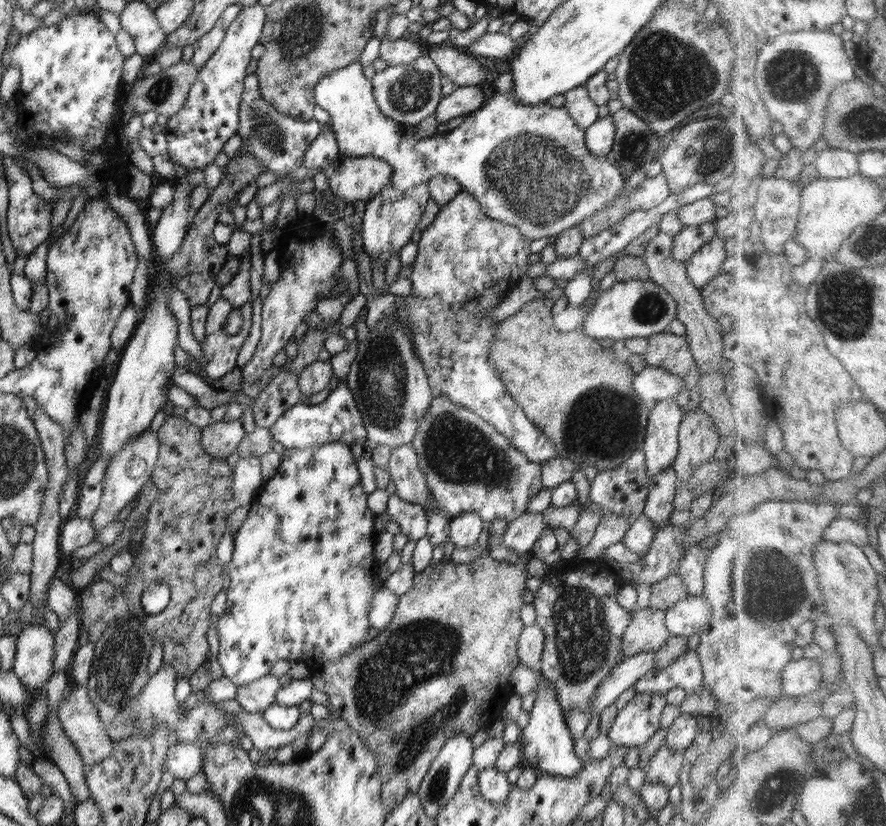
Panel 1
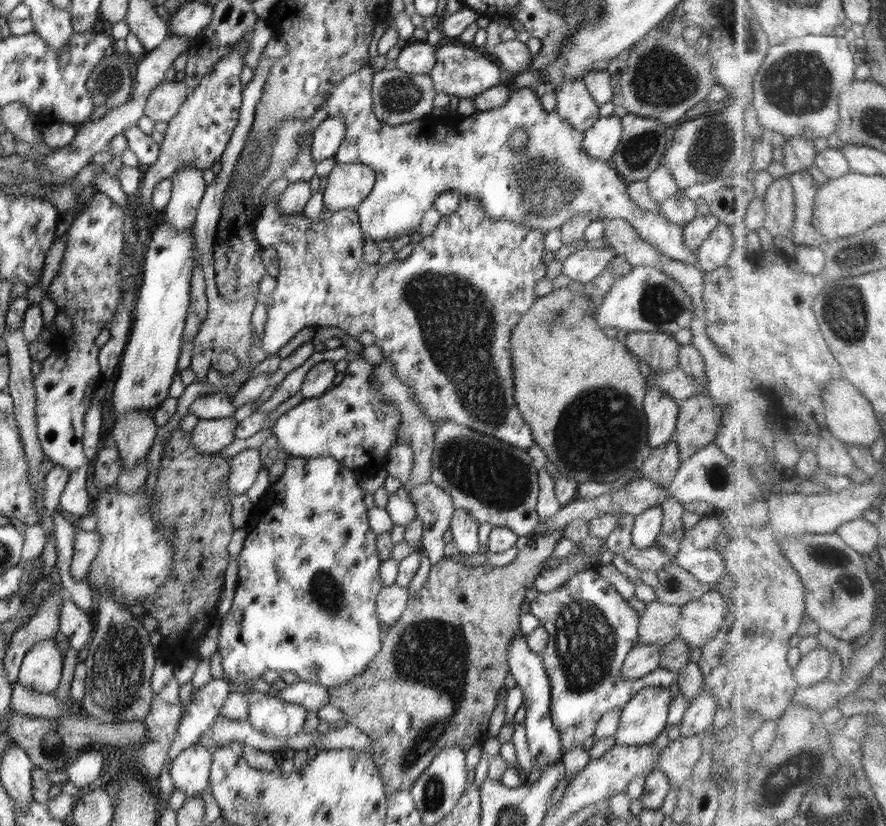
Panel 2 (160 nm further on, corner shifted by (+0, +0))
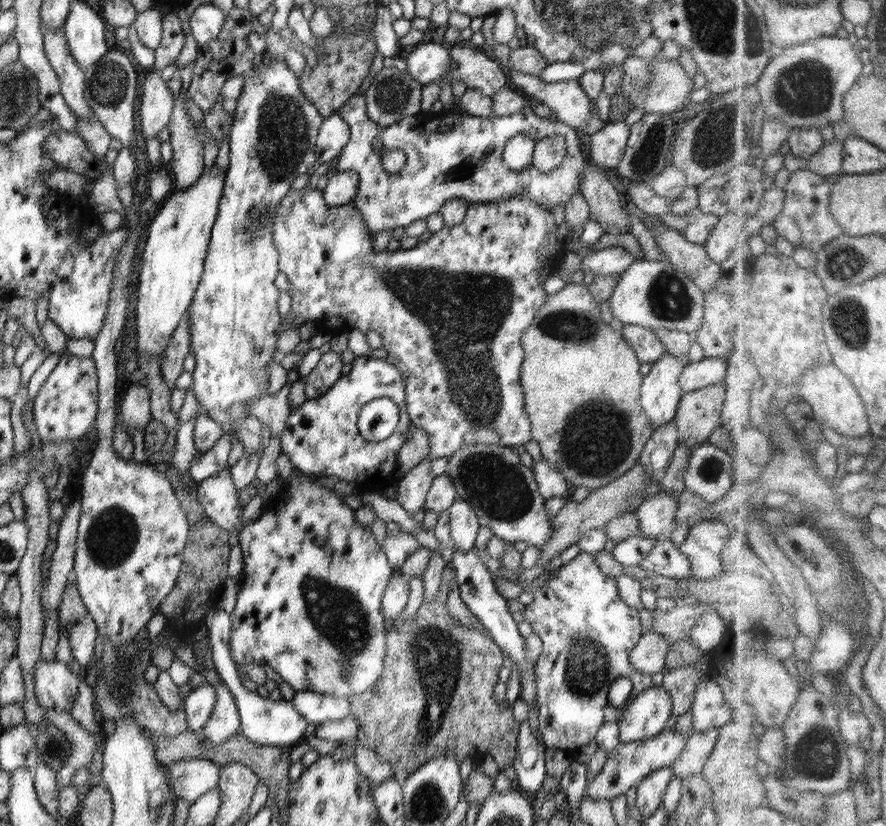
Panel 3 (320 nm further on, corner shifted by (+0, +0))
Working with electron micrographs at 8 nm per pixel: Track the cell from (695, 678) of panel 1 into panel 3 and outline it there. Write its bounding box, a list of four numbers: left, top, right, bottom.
[524,552,654,752]

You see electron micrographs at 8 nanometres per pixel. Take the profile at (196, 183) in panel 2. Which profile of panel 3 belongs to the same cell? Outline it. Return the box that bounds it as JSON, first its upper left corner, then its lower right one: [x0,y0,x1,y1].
[167,95,204,192]

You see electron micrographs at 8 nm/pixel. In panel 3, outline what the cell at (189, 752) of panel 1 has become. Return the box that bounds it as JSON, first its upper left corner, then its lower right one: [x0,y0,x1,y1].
[166,758,219,802]

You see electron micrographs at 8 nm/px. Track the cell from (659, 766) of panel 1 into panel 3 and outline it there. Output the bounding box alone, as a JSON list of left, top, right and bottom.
[670,728,719,779]

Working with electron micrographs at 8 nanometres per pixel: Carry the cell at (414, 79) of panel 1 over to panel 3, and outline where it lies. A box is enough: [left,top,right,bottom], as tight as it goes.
[363,67,422,128]

